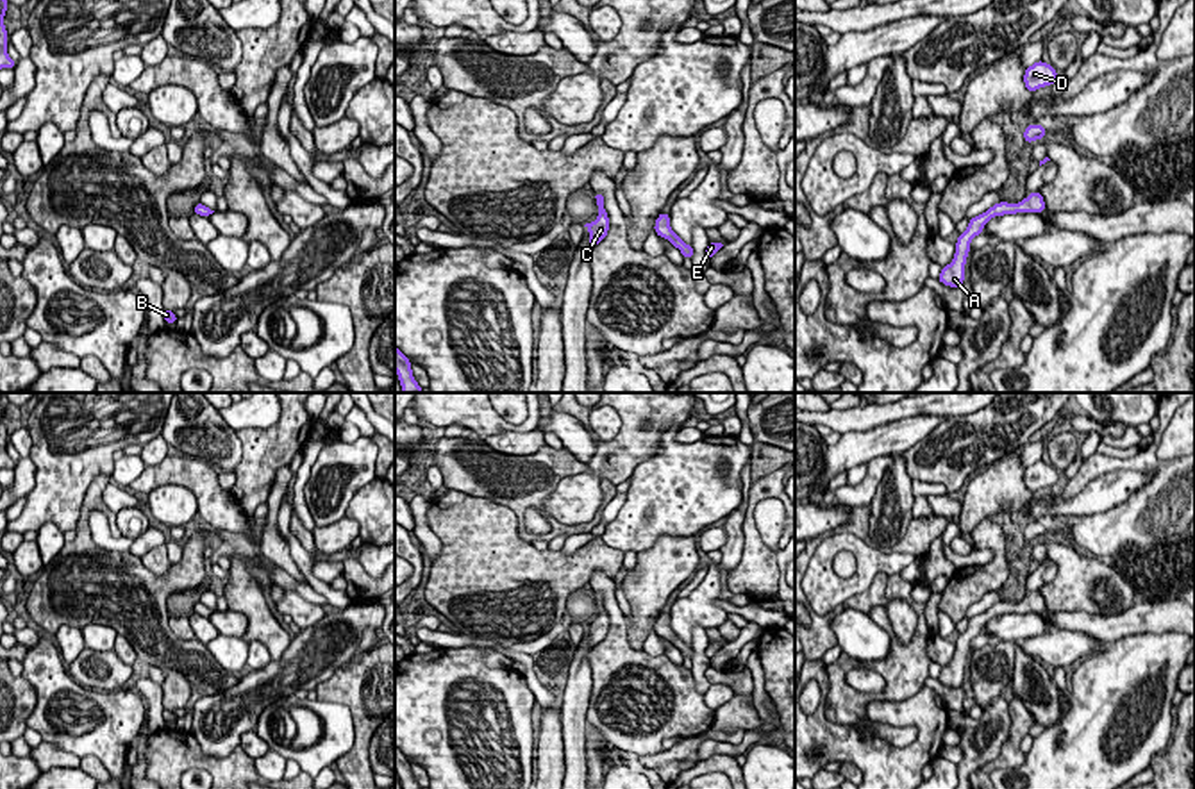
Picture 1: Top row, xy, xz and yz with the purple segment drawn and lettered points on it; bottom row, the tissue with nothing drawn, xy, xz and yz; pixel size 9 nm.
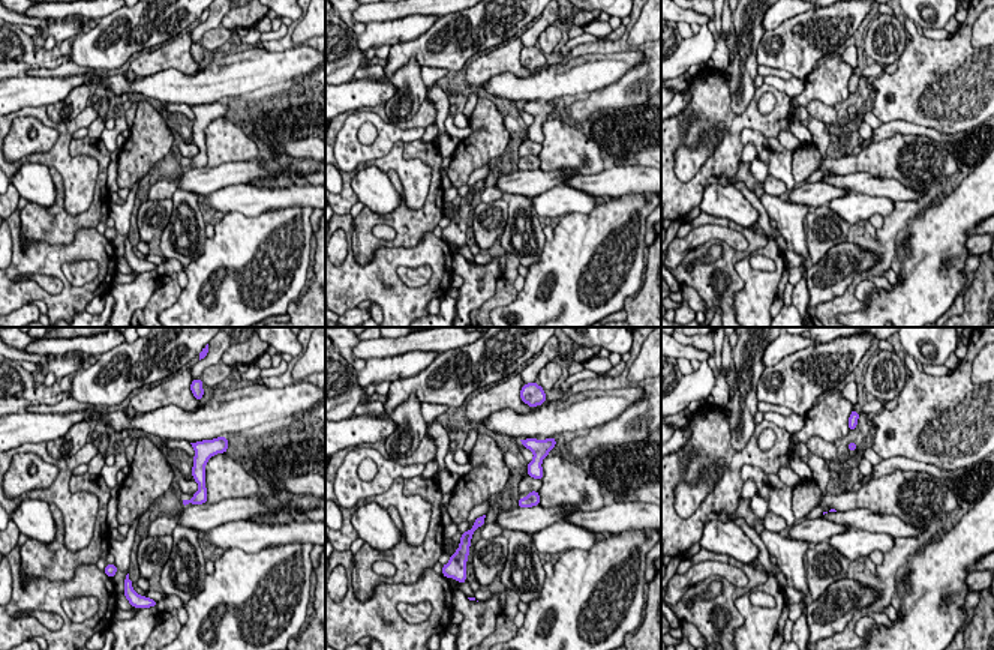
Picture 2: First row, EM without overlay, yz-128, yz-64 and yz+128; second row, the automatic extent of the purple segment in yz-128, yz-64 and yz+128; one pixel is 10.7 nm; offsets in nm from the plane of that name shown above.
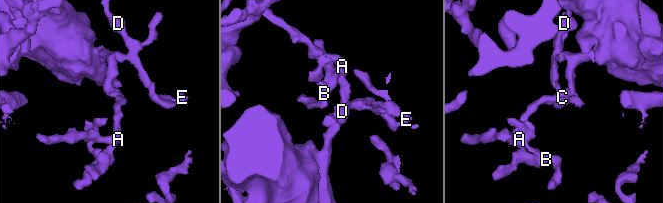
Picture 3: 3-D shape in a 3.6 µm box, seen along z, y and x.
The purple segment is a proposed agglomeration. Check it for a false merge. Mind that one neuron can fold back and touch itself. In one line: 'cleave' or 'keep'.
keep

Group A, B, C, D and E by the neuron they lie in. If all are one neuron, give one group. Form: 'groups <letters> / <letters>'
groups A B C D E

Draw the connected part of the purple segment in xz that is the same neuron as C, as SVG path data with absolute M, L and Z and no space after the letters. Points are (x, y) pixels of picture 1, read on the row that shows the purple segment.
M595 193L595 200L597 200L597 207L598 207L598 216L597 216L595 221L584 225L588 228L588 232L589 232L588 243L591 246L604 241L607 232L609 232L609 216L607 216L607 212L604 209L604 195Z

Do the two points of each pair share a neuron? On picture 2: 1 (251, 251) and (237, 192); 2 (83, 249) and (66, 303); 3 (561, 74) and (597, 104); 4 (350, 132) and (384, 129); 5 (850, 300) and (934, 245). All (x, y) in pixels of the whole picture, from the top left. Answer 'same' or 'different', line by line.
1: different
2: same
3: different
4: same
5: different

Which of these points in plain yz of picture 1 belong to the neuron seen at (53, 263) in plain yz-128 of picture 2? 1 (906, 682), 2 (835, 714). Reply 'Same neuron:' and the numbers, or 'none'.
Same neuron: none

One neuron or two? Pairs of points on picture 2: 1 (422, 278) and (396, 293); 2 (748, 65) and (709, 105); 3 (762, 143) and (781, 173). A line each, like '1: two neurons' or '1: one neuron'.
1: two neurons
2: two neurons
3: one neuron

